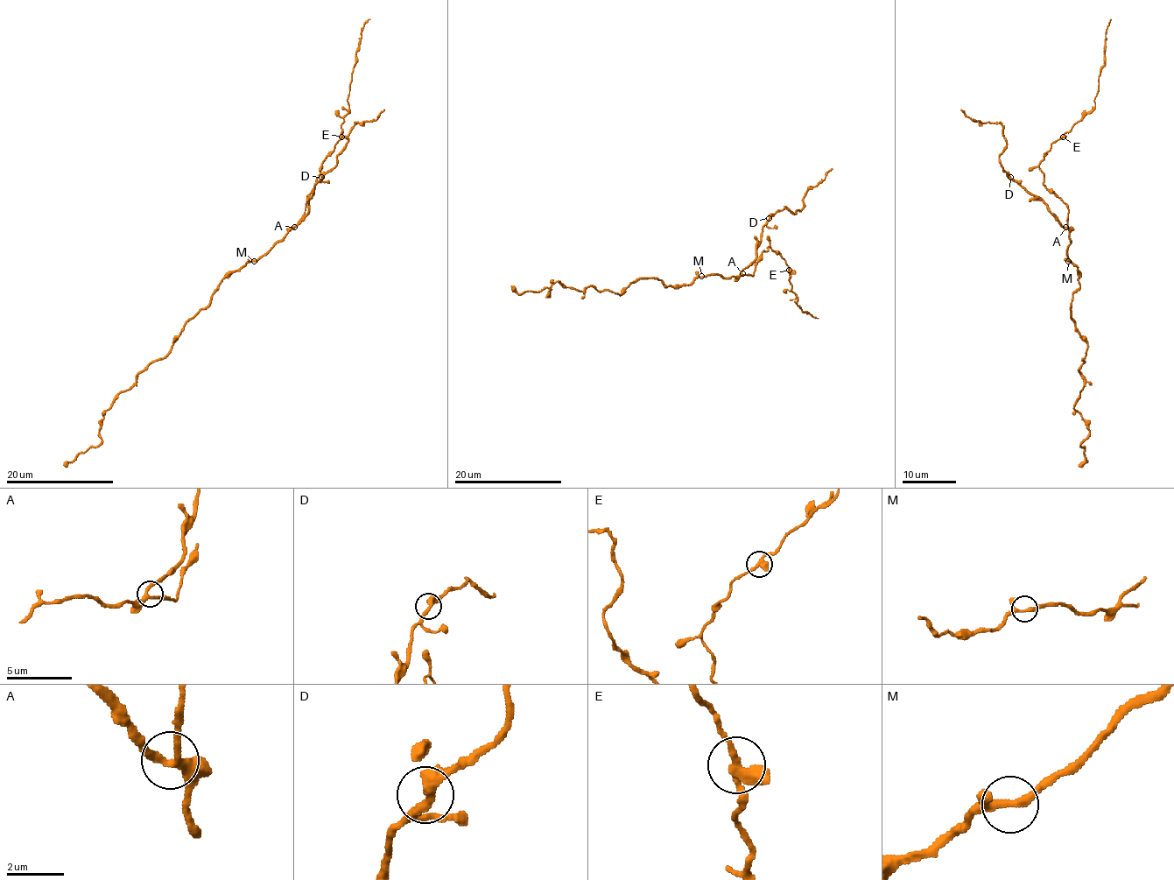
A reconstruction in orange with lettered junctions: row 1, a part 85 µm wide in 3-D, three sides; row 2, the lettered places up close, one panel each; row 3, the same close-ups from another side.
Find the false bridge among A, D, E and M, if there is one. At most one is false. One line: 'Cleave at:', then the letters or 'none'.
Cleave at: none

